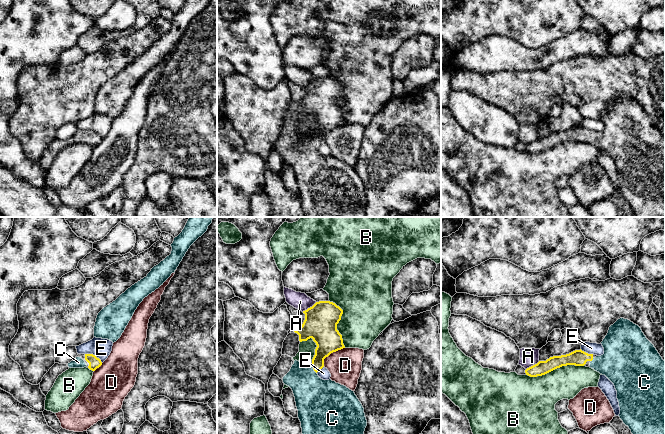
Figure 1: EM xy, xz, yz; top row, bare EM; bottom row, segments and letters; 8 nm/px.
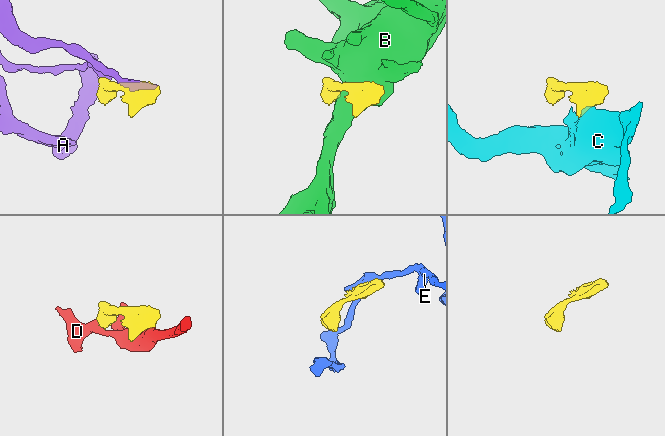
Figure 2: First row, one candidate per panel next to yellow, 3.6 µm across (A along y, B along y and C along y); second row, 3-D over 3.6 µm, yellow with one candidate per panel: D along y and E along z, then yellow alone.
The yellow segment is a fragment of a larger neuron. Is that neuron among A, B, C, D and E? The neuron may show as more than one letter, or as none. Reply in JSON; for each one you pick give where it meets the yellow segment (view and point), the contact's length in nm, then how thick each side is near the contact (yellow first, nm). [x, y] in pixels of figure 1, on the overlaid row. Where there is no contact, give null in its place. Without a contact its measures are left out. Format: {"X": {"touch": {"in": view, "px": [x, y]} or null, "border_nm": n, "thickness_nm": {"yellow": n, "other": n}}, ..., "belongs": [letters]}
{"C": {"touch": {"in": "xz", "px": [314, 370]}, "border_nm": 80, "thickness_nm": {"yellow": 180, "other": 340}}, "belongs": ["C"]}

